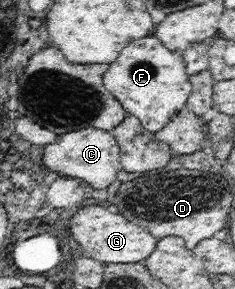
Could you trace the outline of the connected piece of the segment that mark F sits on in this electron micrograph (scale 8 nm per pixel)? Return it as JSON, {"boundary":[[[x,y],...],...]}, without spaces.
{"boundary":[[[148,35],[144,39],[136,39],[124,47],[120,57],[110,64],[104,72],[103,84],[106,90],[112,94],[128,112],[128,115],[137,117],[140,123],[148,131],[156,133],[160,131],[180,110],[182,110],[193,91],[193,85],[185,70],[185,61],[181,52],[170,51],[154,35]]]}

